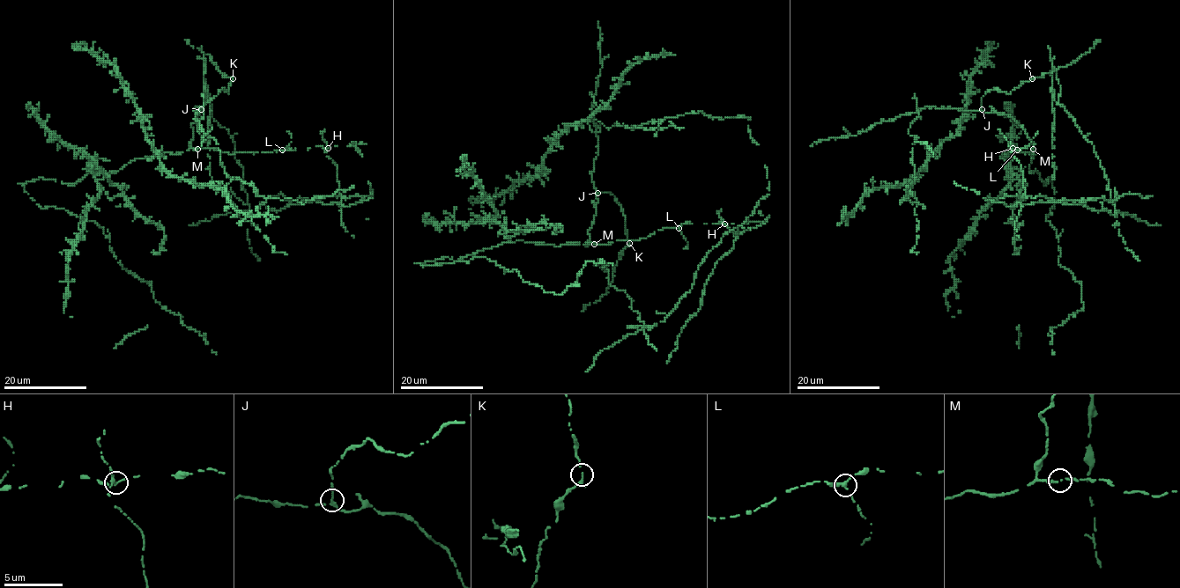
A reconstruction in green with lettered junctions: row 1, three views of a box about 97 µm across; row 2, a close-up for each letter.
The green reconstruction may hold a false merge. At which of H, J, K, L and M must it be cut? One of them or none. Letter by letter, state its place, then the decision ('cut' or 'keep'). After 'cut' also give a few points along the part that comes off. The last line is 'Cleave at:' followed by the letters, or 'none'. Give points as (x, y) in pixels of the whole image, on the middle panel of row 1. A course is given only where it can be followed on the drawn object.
H: (724, 224) | cut | (724, 223), (738, 236), (724, 234), (692, 289), (649, 327), (608, 282), (601, 261), (609, 264)
J: (597, 193) | keep
K: (629, 243) | keep
L: (679, 228) | keep
M: (594, 244) | keep
Cleave at: H

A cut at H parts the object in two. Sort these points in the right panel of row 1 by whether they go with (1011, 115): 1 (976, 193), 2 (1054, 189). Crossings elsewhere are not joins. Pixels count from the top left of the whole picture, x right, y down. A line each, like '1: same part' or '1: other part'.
1: other part
2: same part

